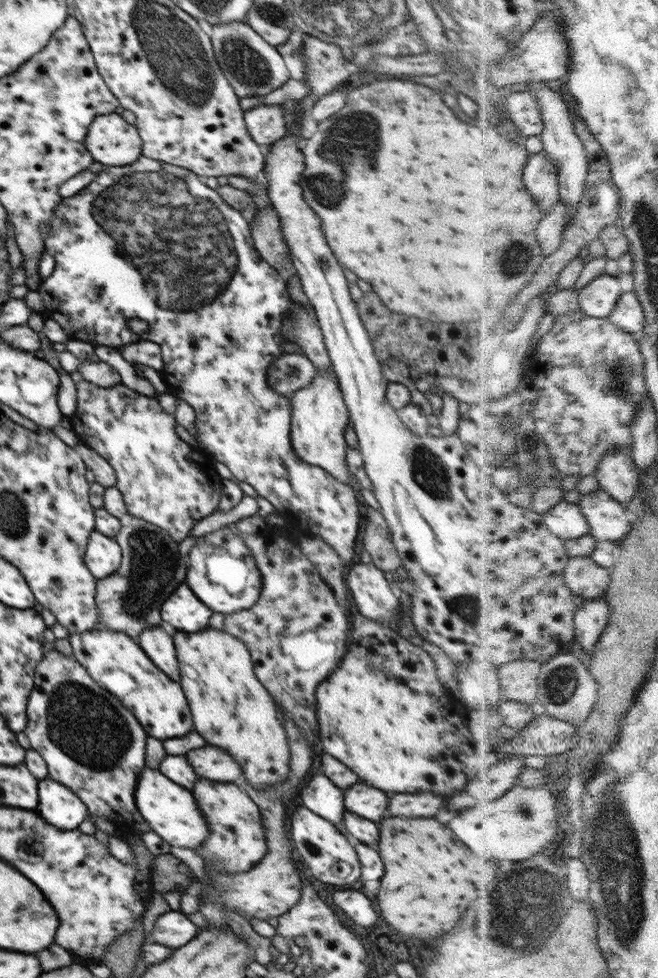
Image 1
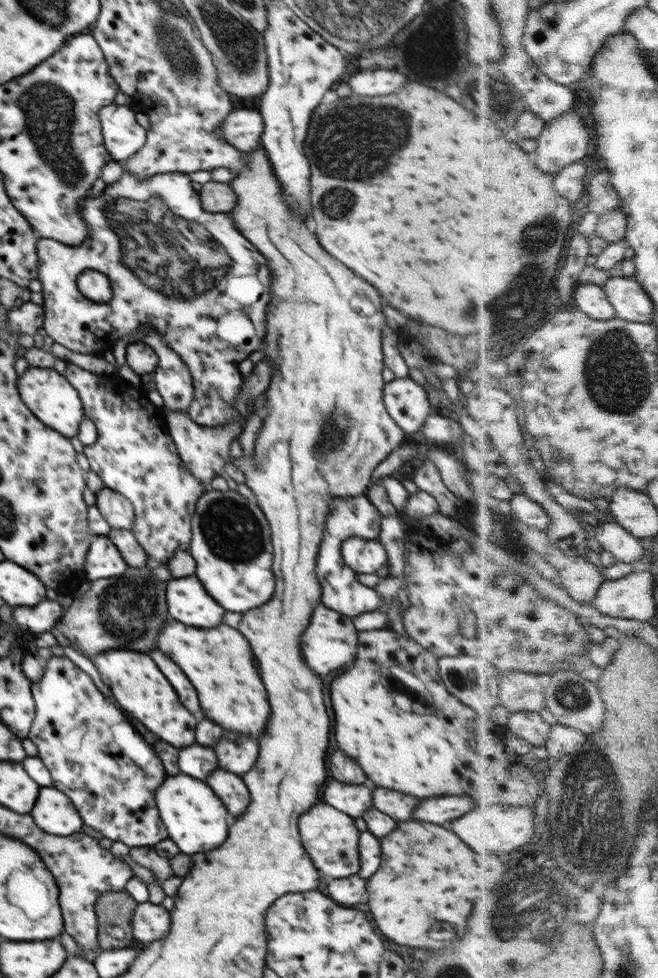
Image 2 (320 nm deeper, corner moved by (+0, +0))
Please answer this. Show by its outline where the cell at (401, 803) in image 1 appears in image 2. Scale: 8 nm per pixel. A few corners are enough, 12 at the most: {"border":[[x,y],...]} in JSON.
{"border":[[374,788],[374,808],[410,820],[420,802],[396,790]]}

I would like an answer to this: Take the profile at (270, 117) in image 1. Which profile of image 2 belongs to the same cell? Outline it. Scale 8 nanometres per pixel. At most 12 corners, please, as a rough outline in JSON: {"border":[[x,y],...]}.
{"border":[[238,105],[215,132],[249,153],[261,146],[259,111]]}

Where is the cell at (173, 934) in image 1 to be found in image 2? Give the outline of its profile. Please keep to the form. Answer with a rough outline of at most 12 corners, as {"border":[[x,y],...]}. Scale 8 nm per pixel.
{"border":[[149,900],[132,916],[145,946],[170,933],[170,911]]}

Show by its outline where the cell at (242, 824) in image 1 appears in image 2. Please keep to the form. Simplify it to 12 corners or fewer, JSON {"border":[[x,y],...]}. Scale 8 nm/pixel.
{"border":[[216,770],[208,780],[230,814],[240,816],[250,793],[237,774]]}

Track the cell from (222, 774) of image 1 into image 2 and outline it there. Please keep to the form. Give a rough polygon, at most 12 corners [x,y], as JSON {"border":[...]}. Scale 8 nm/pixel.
{"border":[[224,732],[220,768],[240,776],[253,768],[259,741]]}

